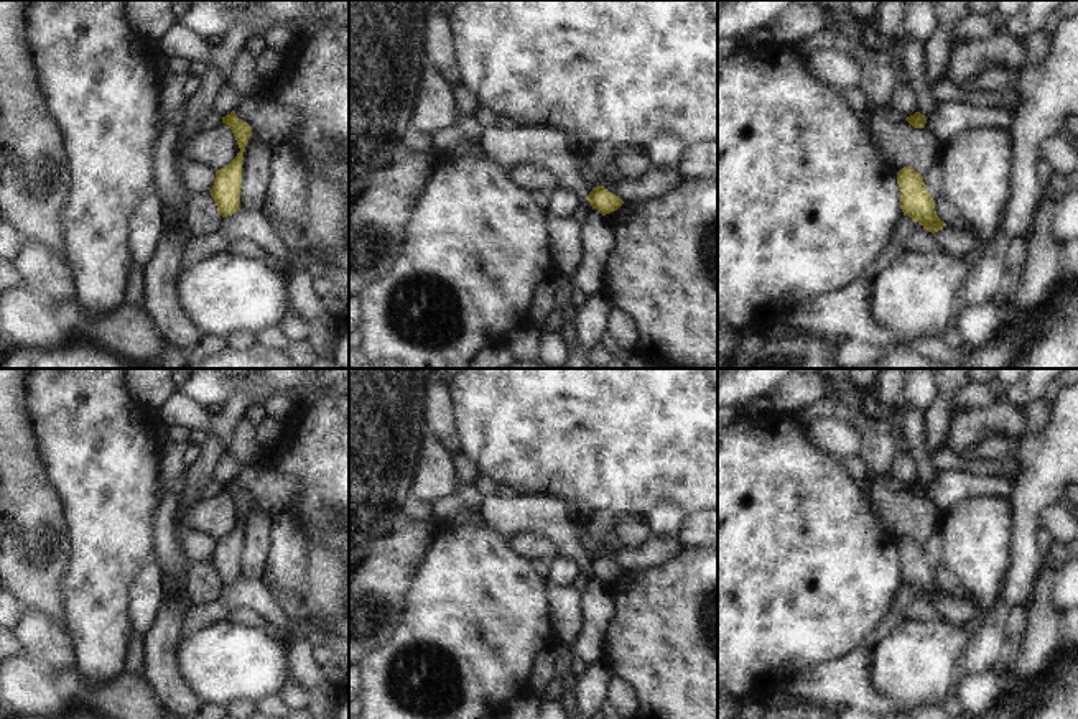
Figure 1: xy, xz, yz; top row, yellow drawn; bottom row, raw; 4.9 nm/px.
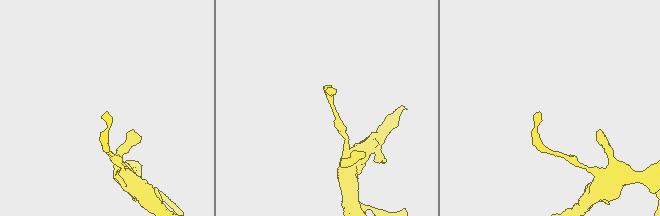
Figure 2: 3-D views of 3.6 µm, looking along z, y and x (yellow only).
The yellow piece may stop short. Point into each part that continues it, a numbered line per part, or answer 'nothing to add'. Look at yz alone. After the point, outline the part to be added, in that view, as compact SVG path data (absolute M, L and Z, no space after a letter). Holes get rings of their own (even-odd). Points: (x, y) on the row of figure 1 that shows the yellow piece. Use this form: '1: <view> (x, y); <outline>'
nothing to add

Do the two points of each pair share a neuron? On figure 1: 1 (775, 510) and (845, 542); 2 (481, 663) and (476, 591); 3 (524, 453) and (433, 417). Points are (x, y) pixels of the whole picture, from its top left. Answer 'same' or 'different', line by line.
1: same
2: same
3: different

